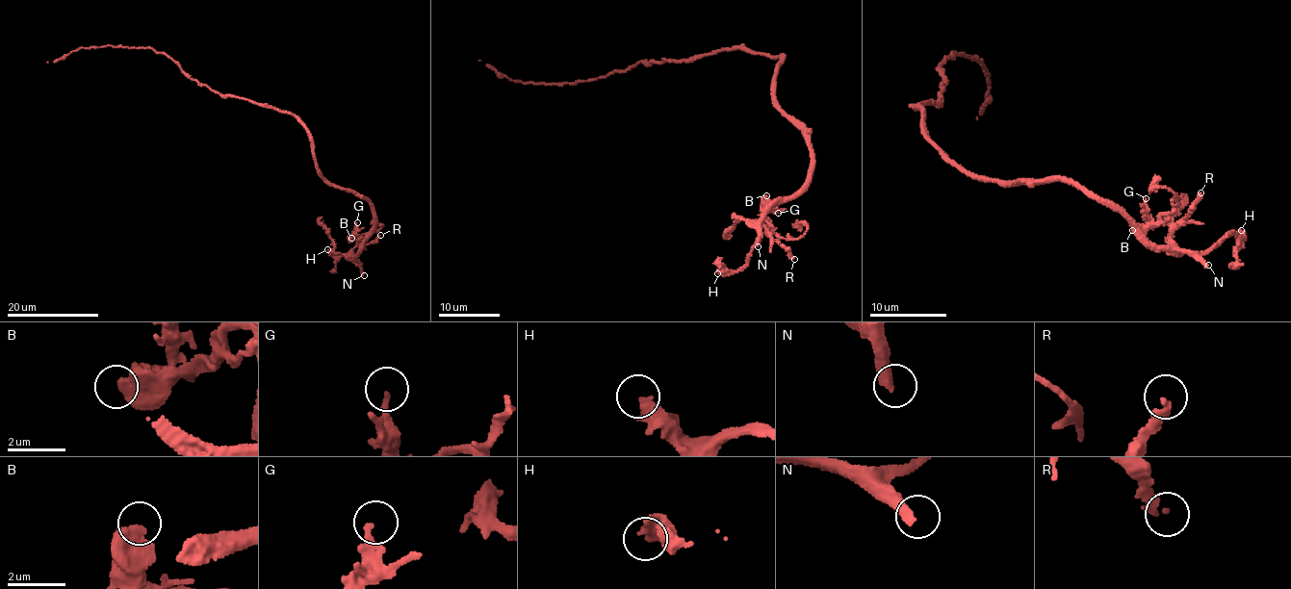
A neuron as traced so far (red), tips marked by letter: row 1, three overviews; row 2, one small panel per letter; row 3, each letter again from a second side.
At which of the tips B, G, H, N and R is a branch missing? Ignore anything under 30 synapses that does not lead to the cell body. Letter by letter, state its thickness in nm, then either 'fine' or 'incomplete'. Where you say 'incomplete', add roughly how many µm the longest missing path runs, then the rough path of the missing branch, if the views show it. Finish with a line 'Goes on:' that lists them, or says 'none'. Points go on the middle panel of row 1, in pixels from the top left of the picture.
B: 700 nm thick; fine
G: 220 nm thick; fine
H: 440 nm thick; incomplete; about 10 µm are missing; missing branch runs (717, 273), (729, 265), (756, 275)
N: 340 nm thick; incomplete; about 20 µm are missing; missing branch runs (758, 246), (764, 287), (761, 297), (741, 298), (735, 293), (712, 291)
R: 220 nm thick; fine
Goes on: H, N

